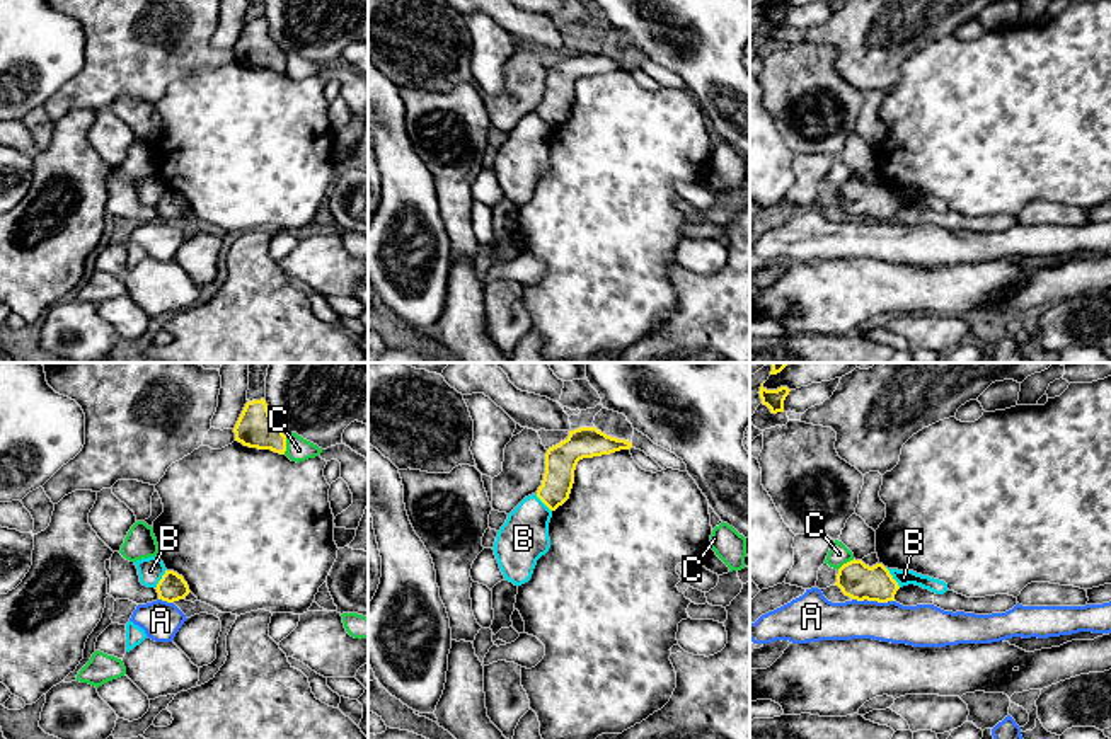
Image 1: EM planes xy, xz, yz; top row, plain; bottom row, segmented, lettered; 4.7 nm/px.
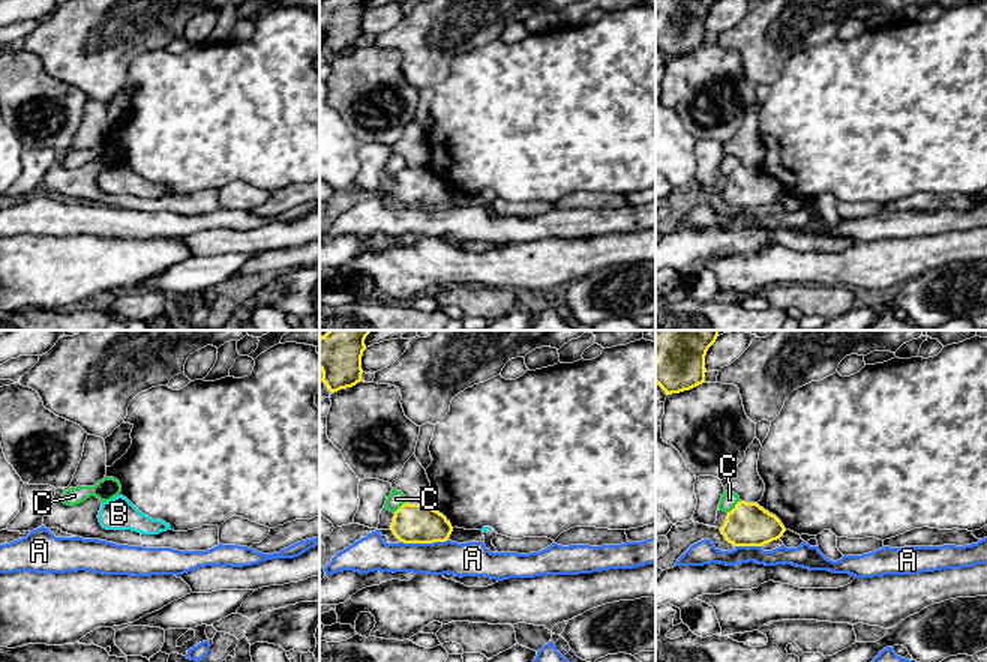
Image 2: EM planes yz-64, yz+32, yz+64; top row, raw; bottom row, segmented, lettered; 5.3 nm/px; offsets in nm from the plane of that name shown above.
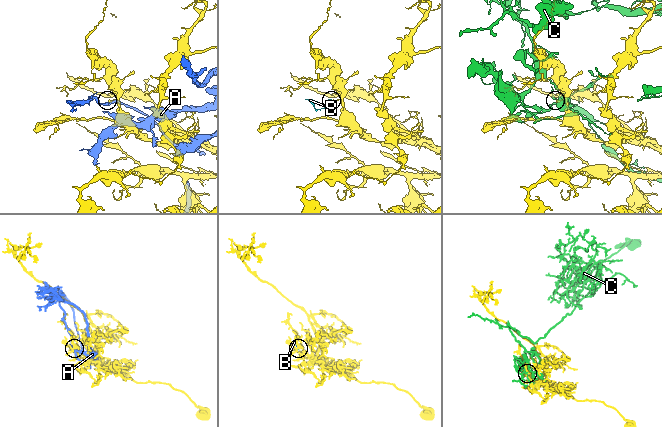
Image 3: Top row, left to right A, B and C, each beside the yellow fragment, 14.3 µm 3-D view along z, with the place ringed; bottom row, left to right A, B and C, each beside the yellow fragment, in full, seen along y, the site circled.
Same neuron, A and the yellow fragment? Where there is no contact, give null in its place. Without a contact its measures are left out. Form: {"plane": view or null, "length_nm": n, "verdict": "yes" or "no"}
{"plane": "yz", "length_nm": 200, "verdict": "no"}

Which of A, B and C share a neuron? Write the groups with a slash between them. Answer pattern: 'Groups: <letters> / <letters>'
Groups: A / B / C

